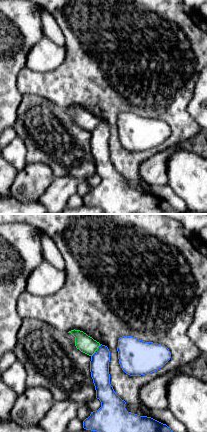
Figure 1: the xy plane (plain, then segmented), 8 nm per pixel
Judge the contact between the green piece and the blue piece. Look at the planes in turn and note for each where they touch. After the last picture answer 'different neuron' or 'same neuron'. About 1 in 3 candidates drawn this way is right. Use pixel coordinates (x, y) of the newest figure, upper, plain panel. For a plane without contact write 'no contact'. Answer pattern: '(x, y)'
(96, 125)

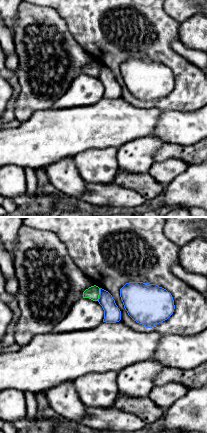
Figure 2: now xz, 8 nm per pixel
(99, 70)

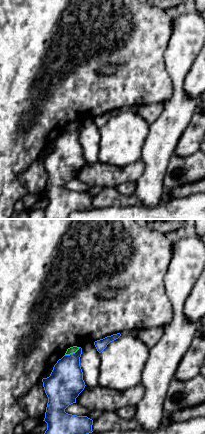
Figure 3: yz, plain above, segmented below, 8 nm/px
(72, 129)

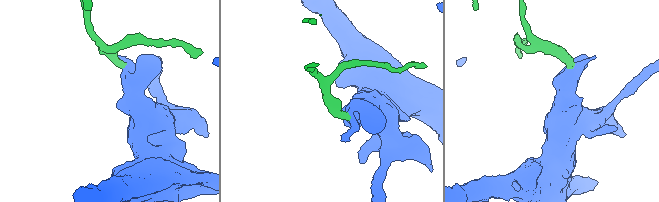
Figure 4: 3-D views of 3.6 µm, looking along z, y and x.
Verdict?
different neuron

